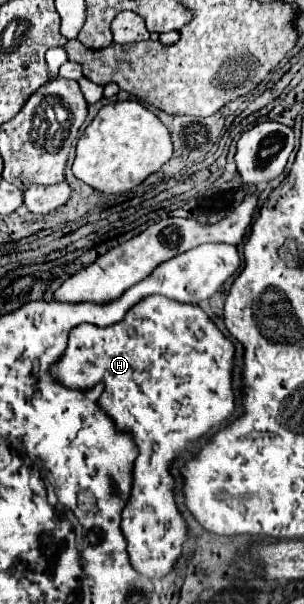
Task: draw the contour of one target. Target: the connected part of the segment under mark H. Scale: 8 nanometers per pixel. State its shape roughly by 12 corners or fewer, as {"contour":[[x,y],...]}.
{"contour":[[152,295],[48,369],[138,457],[120,527],[168,577],[190,537],[170,465],[234,413],[234,343]]}

